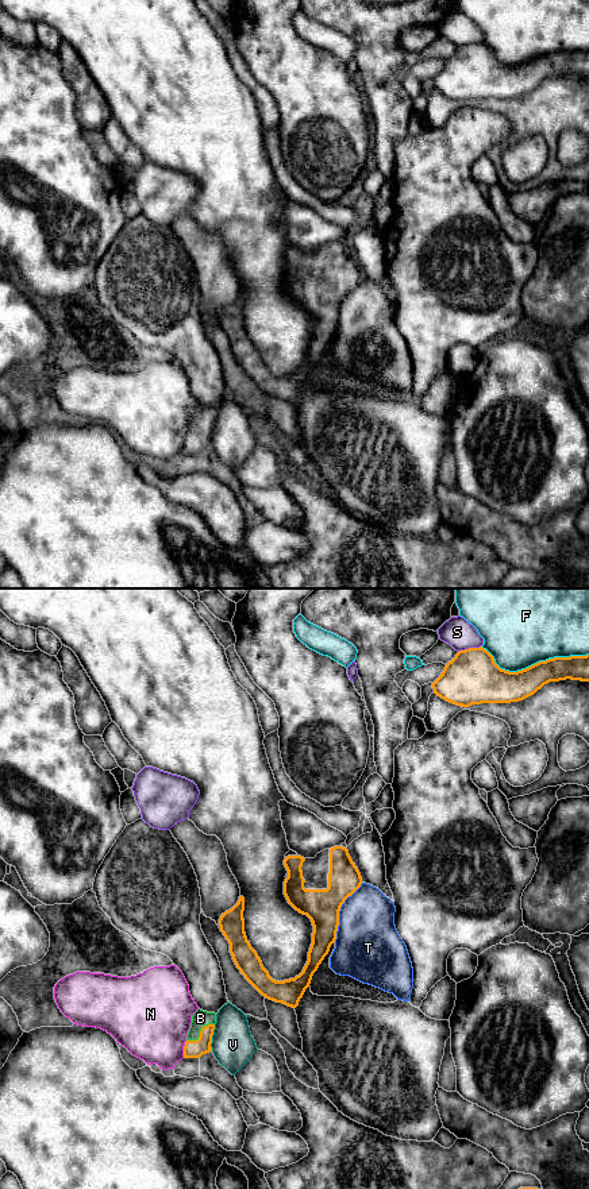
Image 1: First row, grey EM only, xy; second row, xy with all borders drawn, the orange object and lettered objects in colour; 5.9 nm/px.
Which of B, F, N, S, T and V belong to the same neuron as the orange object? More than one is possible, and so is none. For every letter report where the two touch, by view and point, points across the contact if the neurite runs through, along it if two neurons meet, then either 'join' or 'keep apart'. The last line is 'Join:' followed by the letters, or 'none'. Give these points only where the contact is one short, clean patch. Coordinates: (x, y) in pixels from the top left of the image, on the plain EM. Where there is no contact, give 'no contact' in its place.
B: xy (200, 428) | across xy (193, 444), (200, 428), (200, 413) | join
F: xy (534, 60) | keep apart
N: xy (184, 444) | keep apart
S: xy (469, 43) | keep apart
T: xy (338, 308) | keep apart
V: xy (211, 433) | keep apart
Join: B

